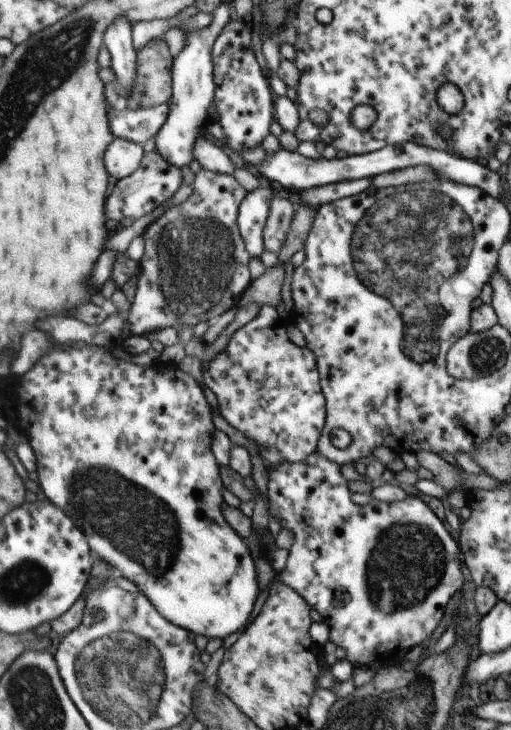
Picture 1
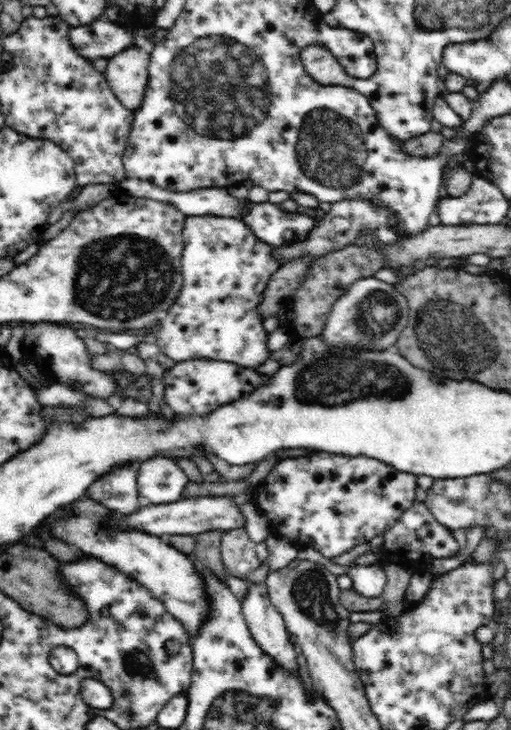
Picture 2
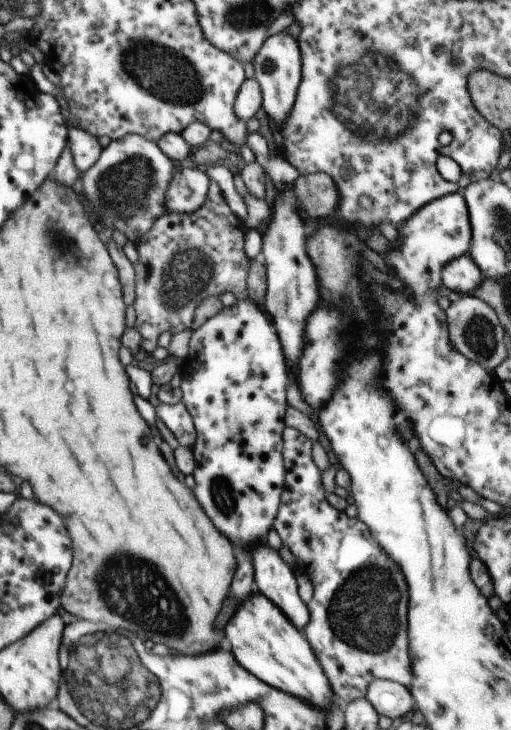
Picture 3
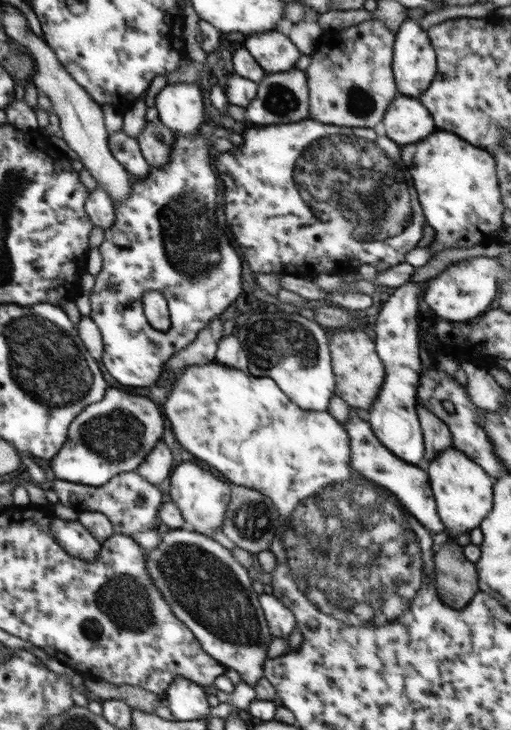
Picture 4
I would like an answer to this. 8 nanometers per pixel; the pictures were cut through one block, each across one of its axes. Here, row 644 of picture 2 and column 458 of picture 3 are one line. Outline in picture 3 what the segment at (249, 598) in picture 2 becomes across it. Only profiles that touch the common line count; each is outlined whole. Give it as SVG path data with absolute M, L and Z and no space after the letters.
M468 254L449 262L442 271L442 280L446 288L461 295L470 295L483 281L483 272Z

